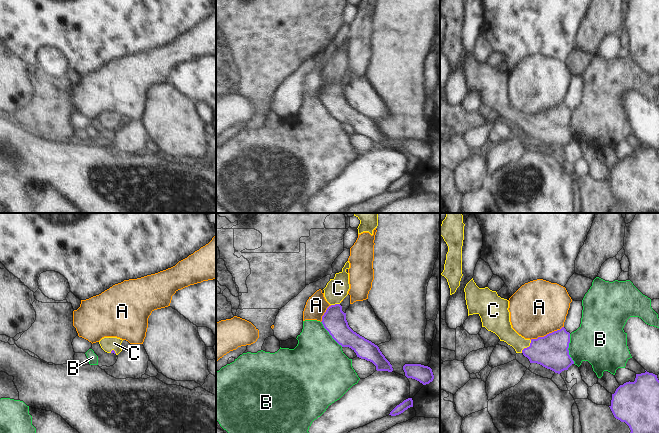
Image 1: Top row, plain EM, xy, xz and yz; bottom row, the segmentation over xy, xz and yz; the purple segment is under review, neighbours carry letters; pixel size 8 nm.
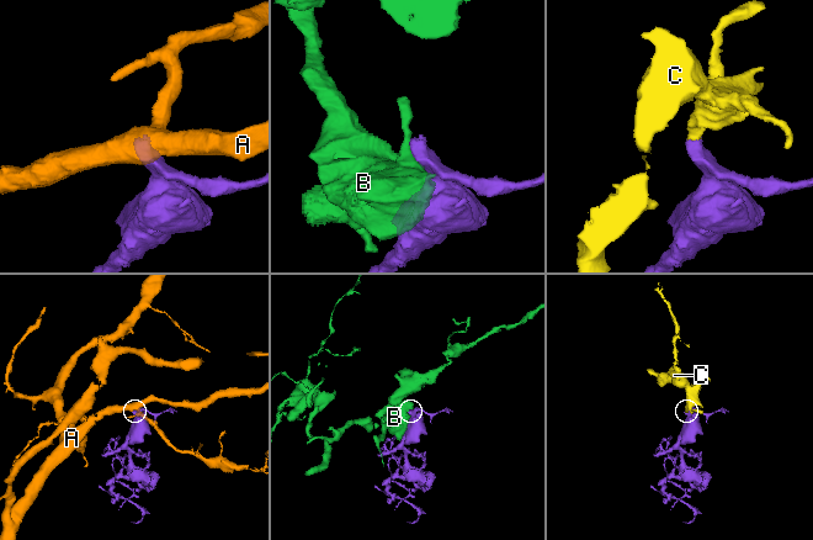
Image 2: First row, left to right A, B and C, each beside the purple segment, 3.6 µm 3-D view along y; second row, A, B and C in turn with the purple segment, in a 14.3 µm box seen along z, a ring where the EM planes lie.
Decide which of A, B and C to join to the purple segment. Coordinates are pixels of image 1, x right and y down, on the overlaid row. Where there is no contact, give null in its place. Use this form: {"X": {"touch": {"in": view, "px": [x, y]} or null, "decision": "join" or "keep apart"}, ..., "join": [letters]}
{"A": {"touch": {"in": "yz", "px": [547, 334]}, "decision": "keep apart"}, "B": {"touch": {"in": "yz", "px": [567, 349]}, "decision": "keep apart"}, "C": {"touch": {"in": "yz", "px": [527, 347]}, "decision": "join"}, "join": ["C"]}

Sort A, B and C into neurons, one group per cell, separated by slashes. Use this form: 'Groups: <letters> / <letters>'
Groups: A / B / C

